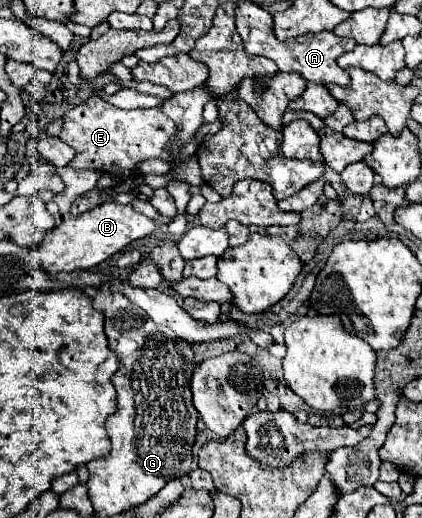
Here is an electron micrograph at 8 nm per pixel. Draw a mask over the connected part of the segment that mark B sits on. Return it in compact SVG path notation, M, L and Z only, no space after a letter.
M105 201L91 209L89 213L83 213L79 217L69 217L61 221L55 229L51 229L45 235L45 241L37 247L35 255L43 269L49 273L61 273L61 271L75 271L75 269L91 269L105 261L107 257L123 251L127 245L131 245L137 239L143 239L145 235L151 235L155 231L155 221L137 213L131 205L121 205L117 201Z

